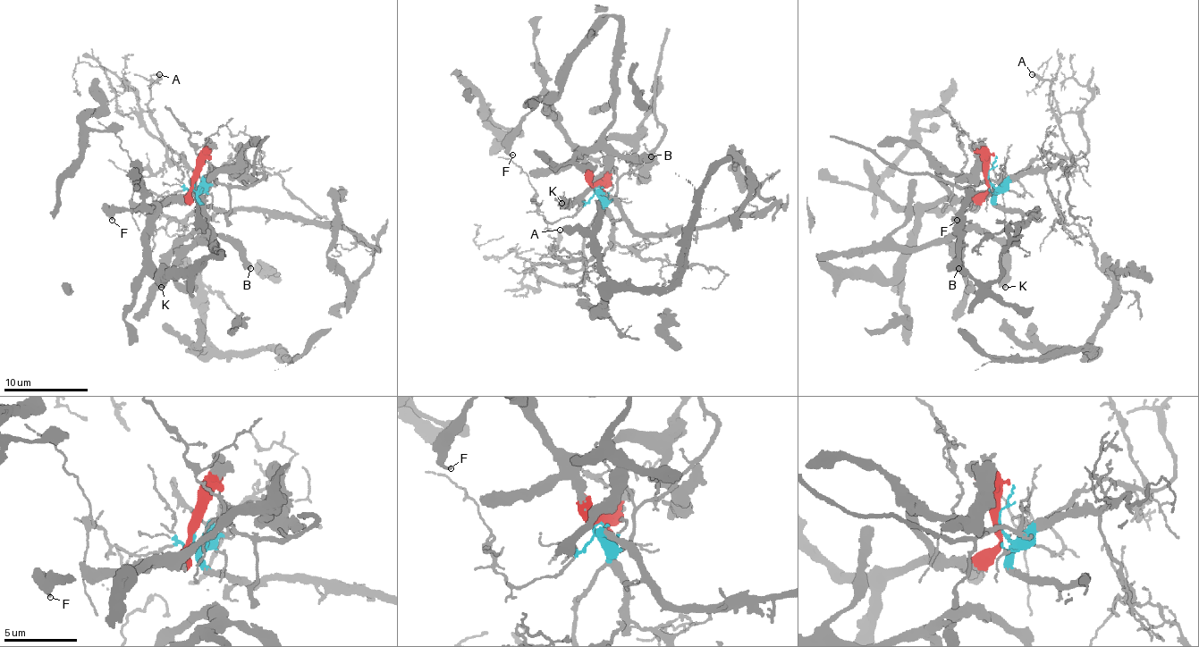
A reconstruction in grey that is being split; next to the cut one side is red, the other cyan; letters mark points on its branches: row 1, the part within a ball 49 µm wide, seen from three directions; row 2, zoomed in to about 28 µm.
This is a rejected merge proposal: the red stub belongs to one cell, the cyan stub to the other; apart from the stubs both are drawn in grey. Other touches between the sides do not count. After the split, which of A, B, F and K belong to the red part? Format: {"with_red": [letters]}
{"with_red": ["B", "F", "K"]}

